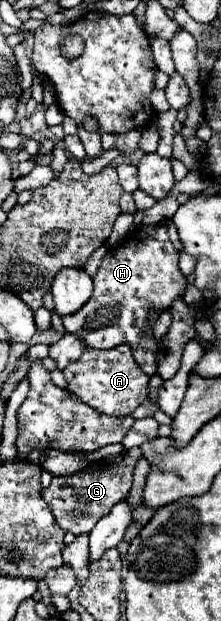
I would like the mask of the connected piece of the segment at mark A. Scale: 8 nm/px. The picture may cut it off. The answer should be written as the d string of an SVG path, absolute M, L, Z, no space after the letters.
M126 346L112 348L110 352L88 348L82 354L82 360L68 364L68 368L62 372L68 380L68 390L74 392L84 404L100 410L102 414L132 414L148 398L148 376L138 368L138 364L134 364L130 348Z

